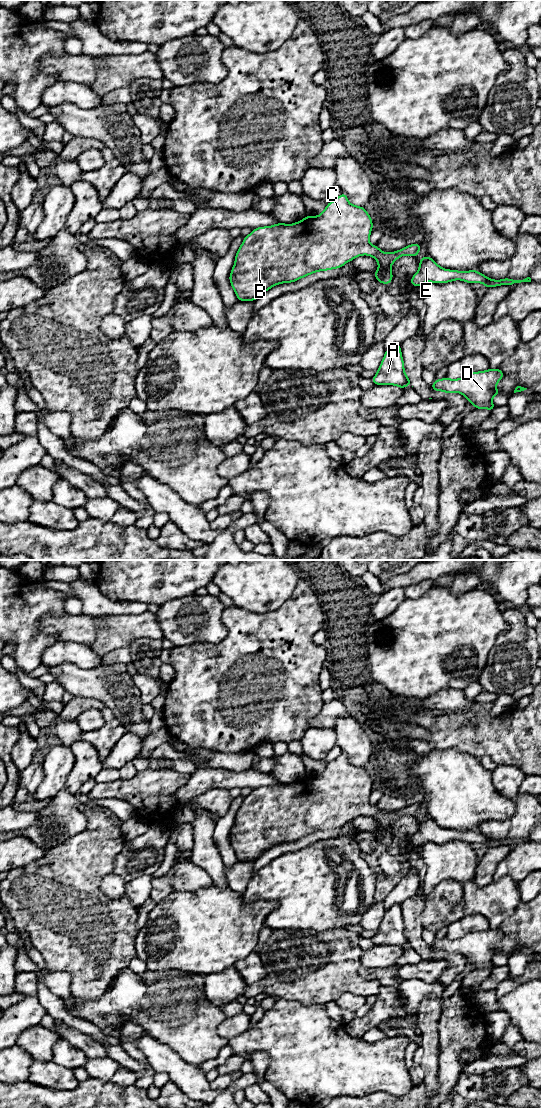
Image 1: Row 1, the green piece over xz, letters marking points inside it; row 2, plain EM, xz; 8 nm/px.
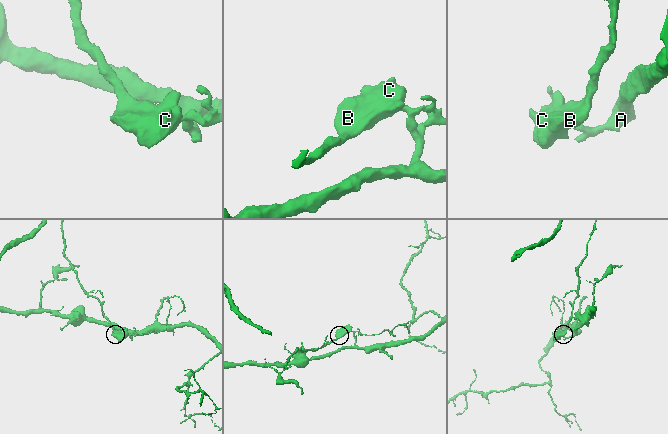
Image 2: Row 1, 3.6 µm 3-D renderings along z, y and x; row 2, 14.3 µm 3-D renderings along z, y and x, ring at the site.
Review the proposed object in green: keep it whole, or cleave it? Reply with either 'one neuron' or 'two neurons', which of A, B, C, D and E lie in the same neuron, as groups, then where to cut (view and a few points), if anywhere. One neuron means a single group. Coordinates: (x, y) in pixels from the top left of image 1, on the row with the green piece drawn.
two neurons; A D / B C E; cut in xz along (379, 266), (390, 267)

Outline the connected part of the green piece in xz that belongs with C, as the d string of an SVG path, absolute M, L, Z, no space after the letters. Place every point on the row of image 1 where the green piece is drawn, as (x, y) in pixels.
M342 193L319 216L305 216L294 224L278 223L253 229L239 247L229 280L239 301L254 301L281 283L295 282L318 271L337 269L361 255L374 257L379 267L391 267L401 256L416 257L419 243L390 253L369 243L373 223L364 207L349 203Z

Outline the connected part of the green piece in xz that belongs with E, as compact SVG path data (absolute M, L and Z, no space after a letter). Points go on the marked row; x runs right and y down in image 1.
M430 256L422 257L419 262L419 270L410 280L412 286L422 286L426 282L448 283L454 280L462 280L467 283L482 283L486 288L501 285L514 285L521 282L531 282L531 278L527 277L523 280L515 280L504 278L501 280L493 280L481 274L477 270L457 271L448 270L440 267Z

